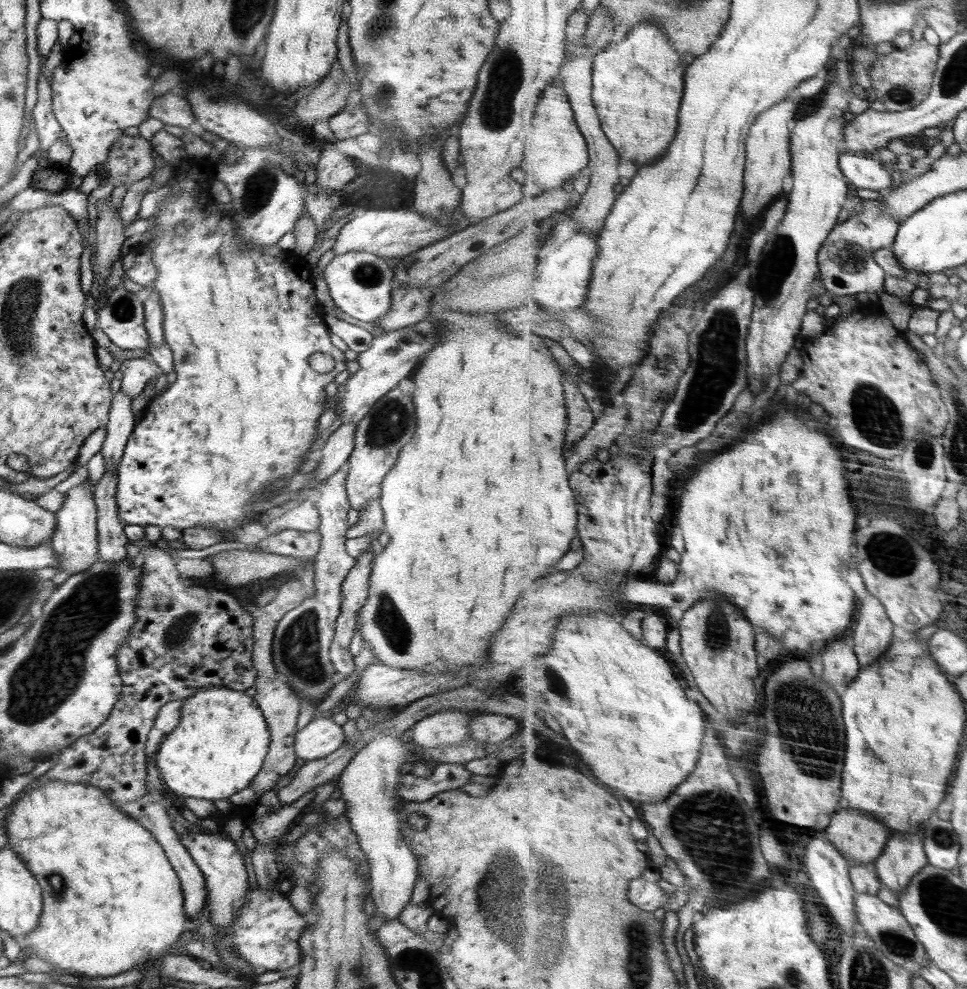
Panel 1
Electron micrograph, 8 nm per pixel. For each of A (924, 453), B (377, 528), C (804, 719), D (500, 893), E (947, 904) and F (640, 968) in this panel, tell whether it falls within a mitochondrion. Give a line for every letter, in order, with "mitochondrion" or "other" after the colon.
A: mitochondrion
B: other
C: mitochondrion
D: mitochondrion
E: mitochondrion
F: mitochondrion

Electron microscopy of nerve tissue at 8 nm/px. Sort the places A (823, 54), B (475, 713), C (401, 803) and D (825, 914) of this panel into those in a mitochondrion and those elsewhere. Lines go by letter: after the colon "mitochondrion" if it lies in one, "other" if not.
A: other
B: other
C: other
D: other

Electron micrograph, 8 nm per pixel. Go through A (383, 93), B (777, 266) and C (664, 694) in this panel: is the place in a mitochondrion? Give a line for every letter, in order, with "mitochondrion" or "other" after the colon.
A: mitochondrion
B: mitochondrion
C: other

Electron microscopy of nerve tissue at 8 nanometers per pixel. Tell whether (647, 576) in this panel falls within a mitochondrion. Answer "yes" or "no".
no

